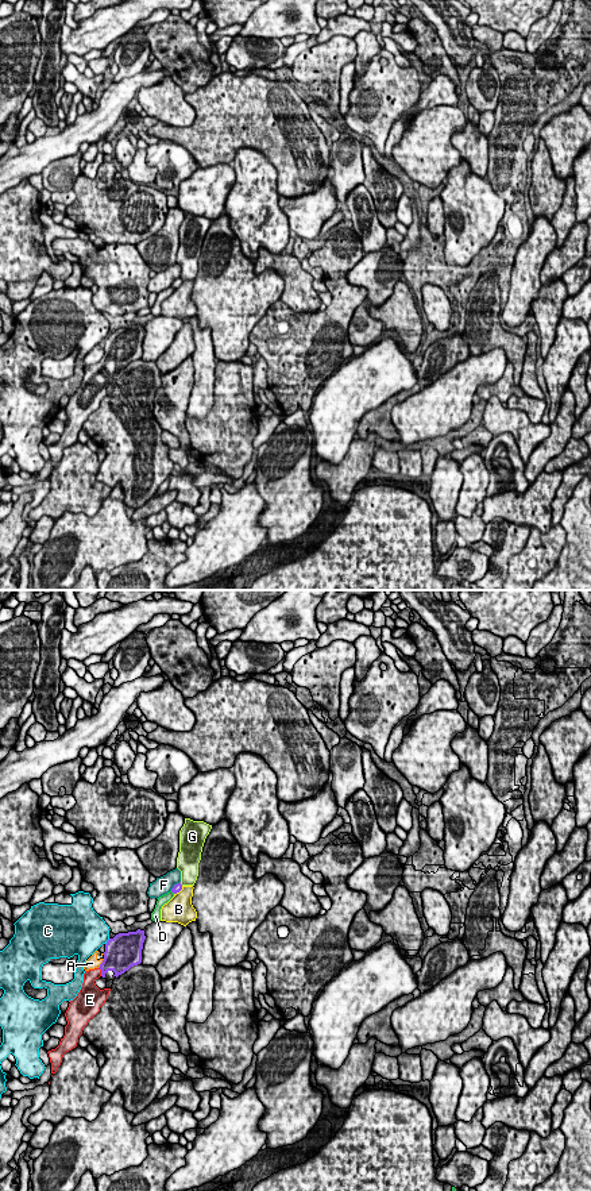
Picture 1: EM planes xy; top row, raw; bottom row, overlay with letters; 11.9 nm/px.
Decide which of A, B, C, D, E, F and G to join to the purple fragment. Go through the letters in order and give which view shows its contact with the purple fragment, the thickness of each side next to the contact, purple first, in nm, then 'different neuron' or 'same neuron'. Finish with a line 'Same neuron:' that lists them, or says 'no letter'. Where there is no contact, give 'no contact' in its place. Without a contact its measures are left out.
A: meets purple in xy; 380 nm thick on the purple side, 140 nm on the other; different neuron
B: meets purple in xy; 100 nm thick on the purple side, 320 nm on the other; different neuron
C: meets purple in xy; 420 nm thick on the purple side, 440 nm on the other; different neuron
D: meets purple in xy; 100 nm thick on the purple side, 100 nm on the other; different neuron
E: meets purple in xy; 340 nm thick on the purple side, 170 nm on the other; same neuron
F: meets purple in xy; 100 nm thick on the purple side, 220 nm on the other; different neuron
G: meets purple in xy; 100 nm thick on the purple side, 240 nm on the other; different neuron
Same neuron: E

